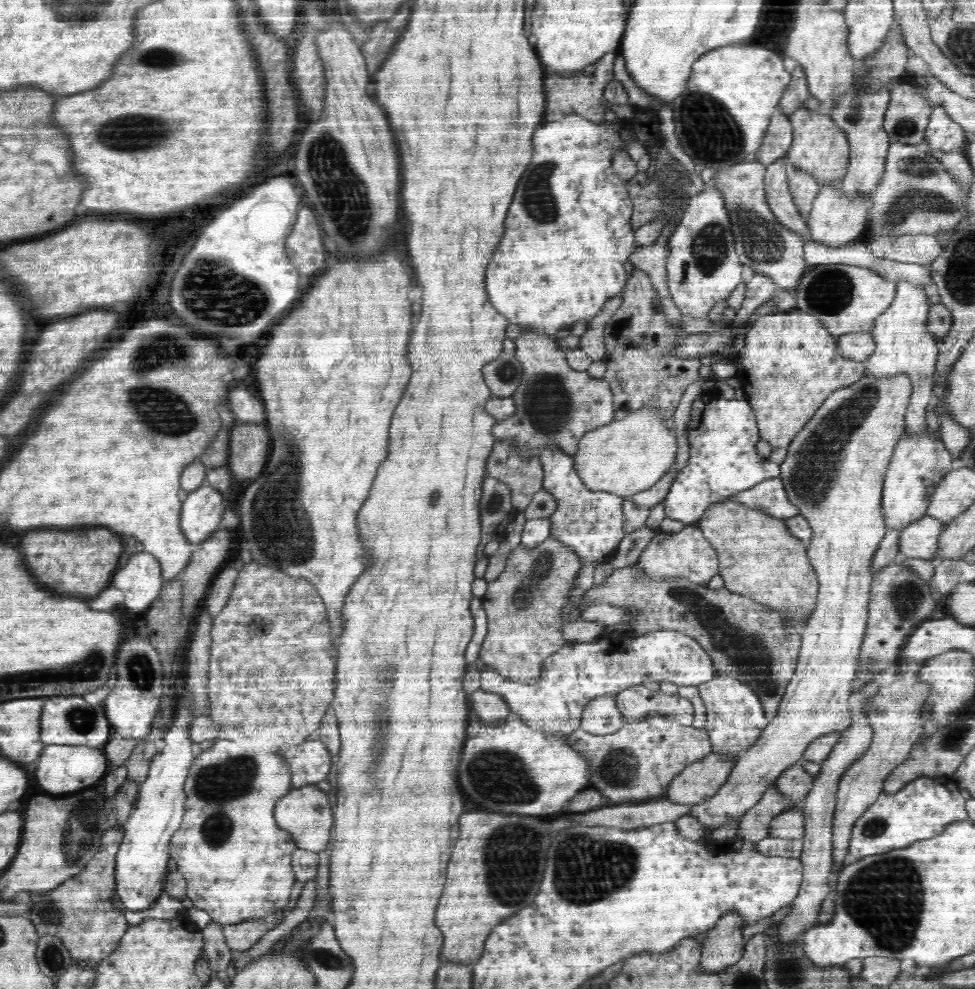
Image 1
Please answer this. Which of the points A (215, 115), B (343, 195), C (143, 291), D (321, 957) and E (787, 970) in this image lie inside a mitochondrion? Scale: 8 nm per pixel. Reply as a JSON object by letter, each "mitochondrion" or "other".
{"A":"other","B":"mitochondrion","C":"other","D":"mitochondrion","E":"mitochondrion"}

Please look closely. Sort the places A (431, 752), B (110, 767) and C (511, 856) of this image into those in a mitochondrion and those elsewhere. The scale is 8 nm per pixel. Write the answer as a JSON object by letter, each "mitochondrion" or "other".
{"A":"other","B":"other","C":"mitochondrion"}

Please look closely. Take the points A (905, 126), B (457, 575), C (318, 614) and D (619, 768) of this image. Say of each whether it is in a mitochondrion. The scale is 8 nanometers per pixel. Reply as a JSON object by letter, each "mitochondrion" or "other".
{"A":"mitochondrion","B":"other","C":"other","D":"mitochondrion"}

